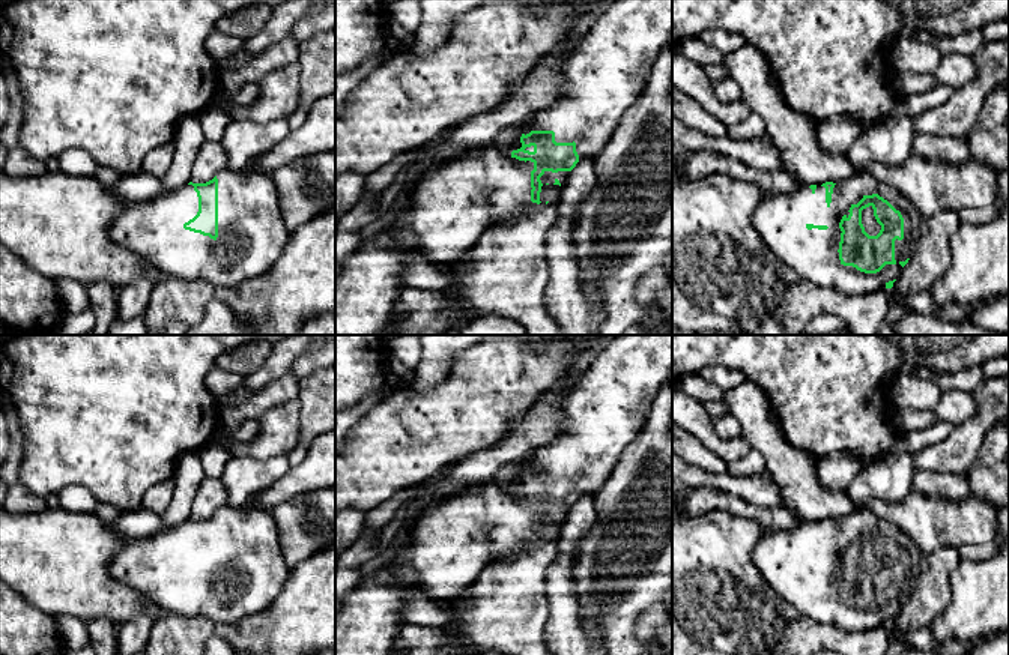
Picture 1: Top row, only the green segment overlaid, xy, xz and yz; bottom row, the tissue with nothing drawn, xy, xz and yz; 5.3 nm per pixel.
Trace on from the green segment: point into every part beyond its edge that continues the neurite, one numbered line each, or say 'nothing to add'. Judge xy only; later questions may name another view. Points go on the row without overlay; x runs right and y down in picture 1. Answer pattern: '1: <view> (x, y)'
1: xy (251, 571)

